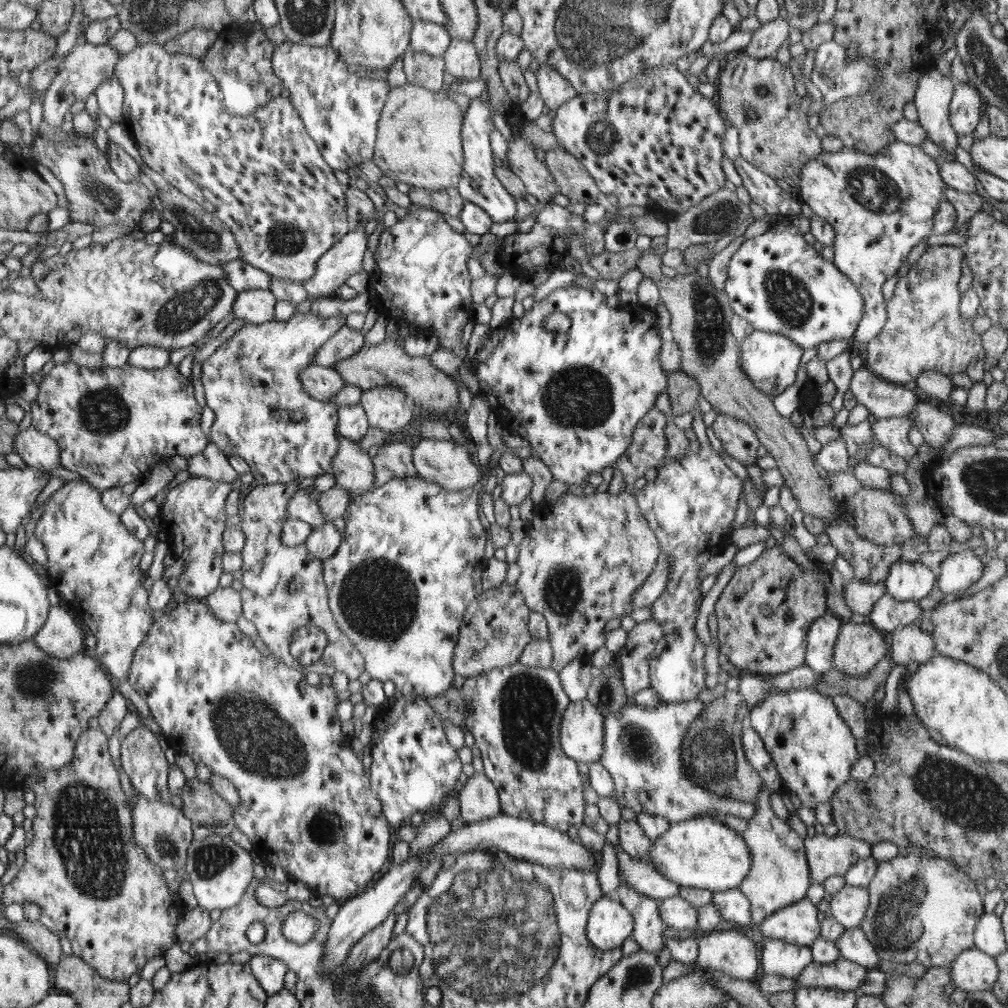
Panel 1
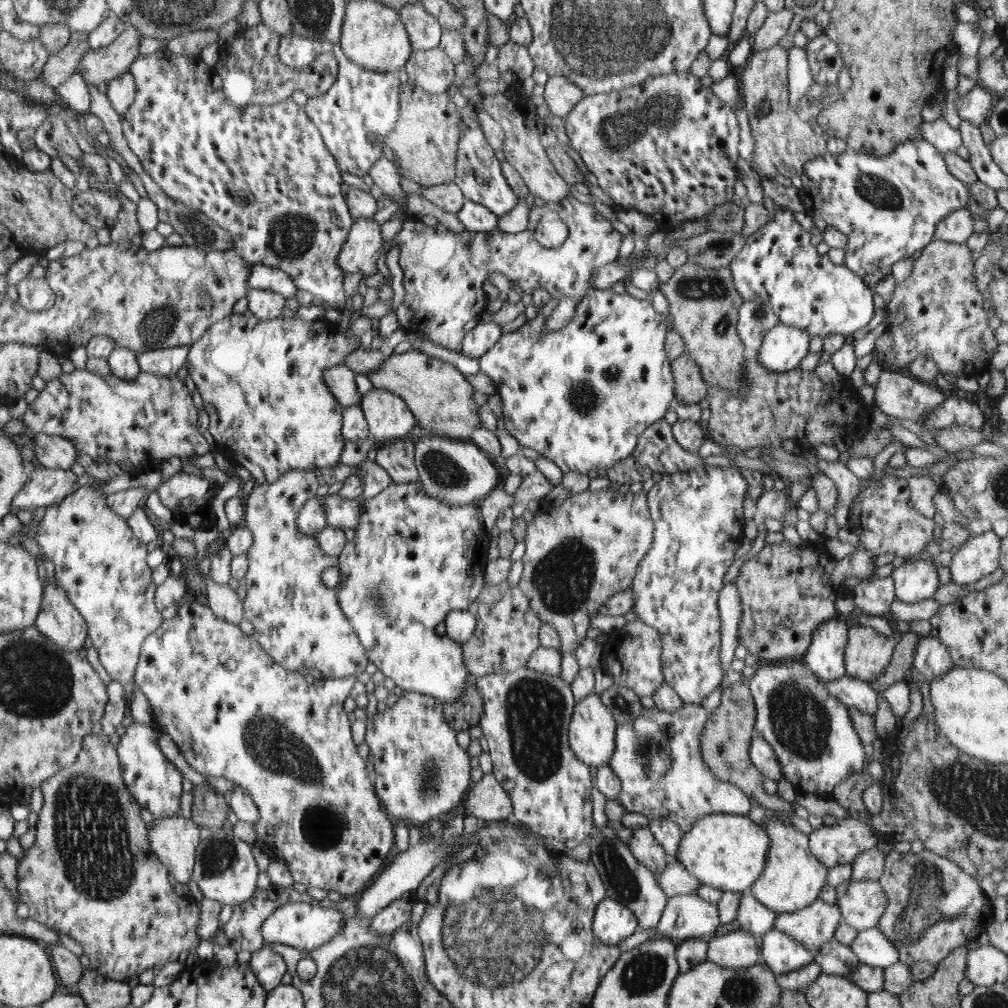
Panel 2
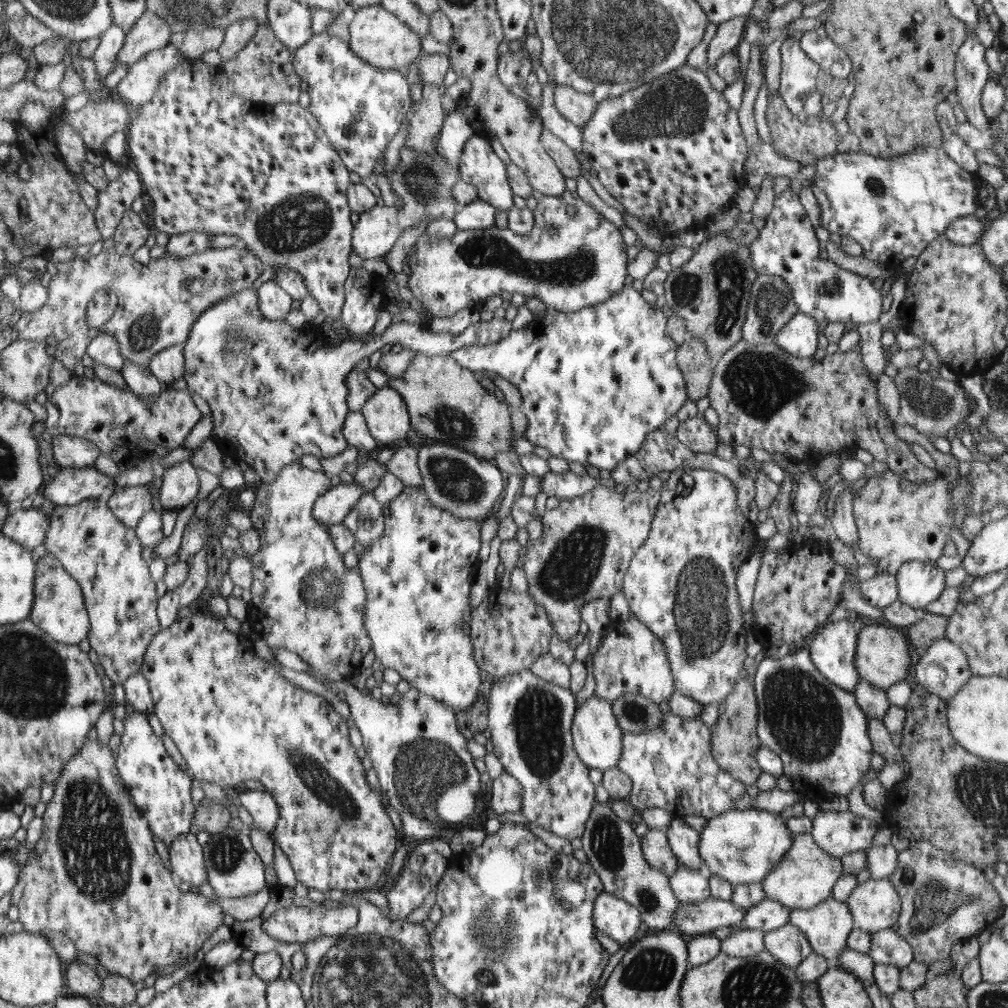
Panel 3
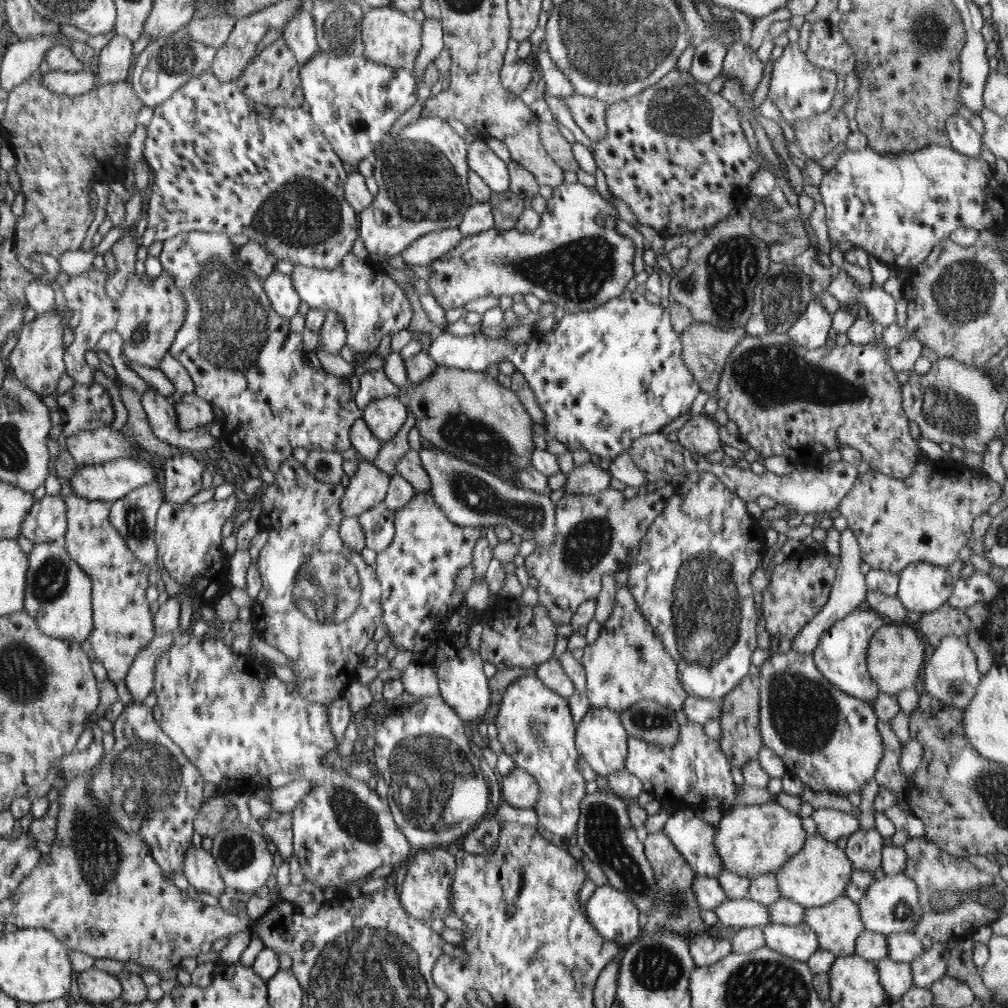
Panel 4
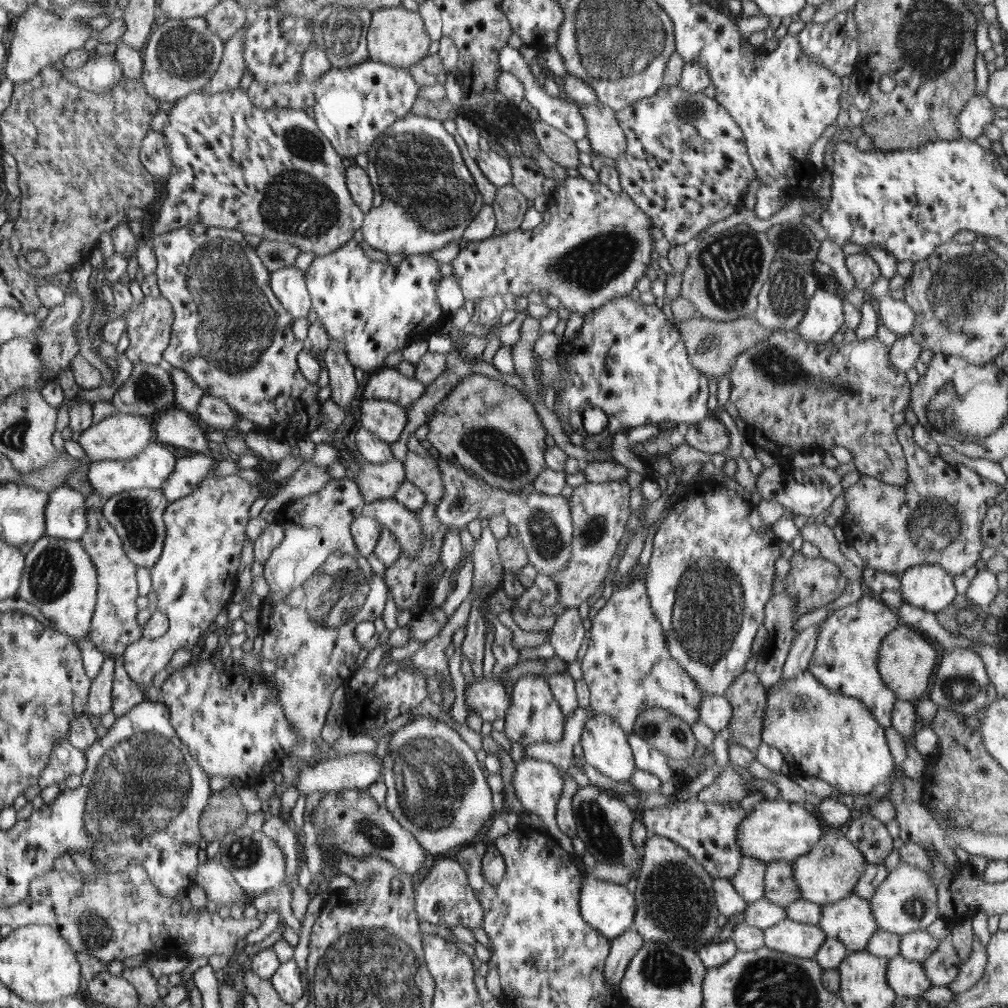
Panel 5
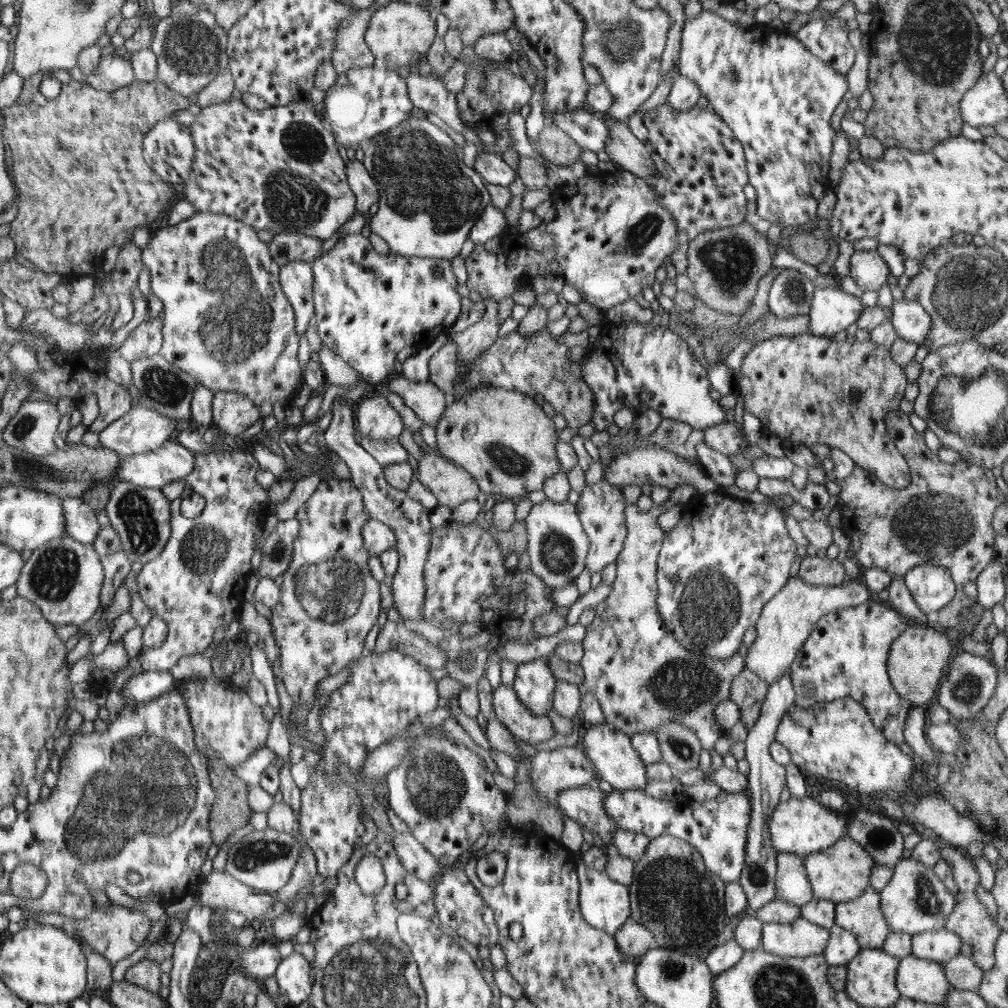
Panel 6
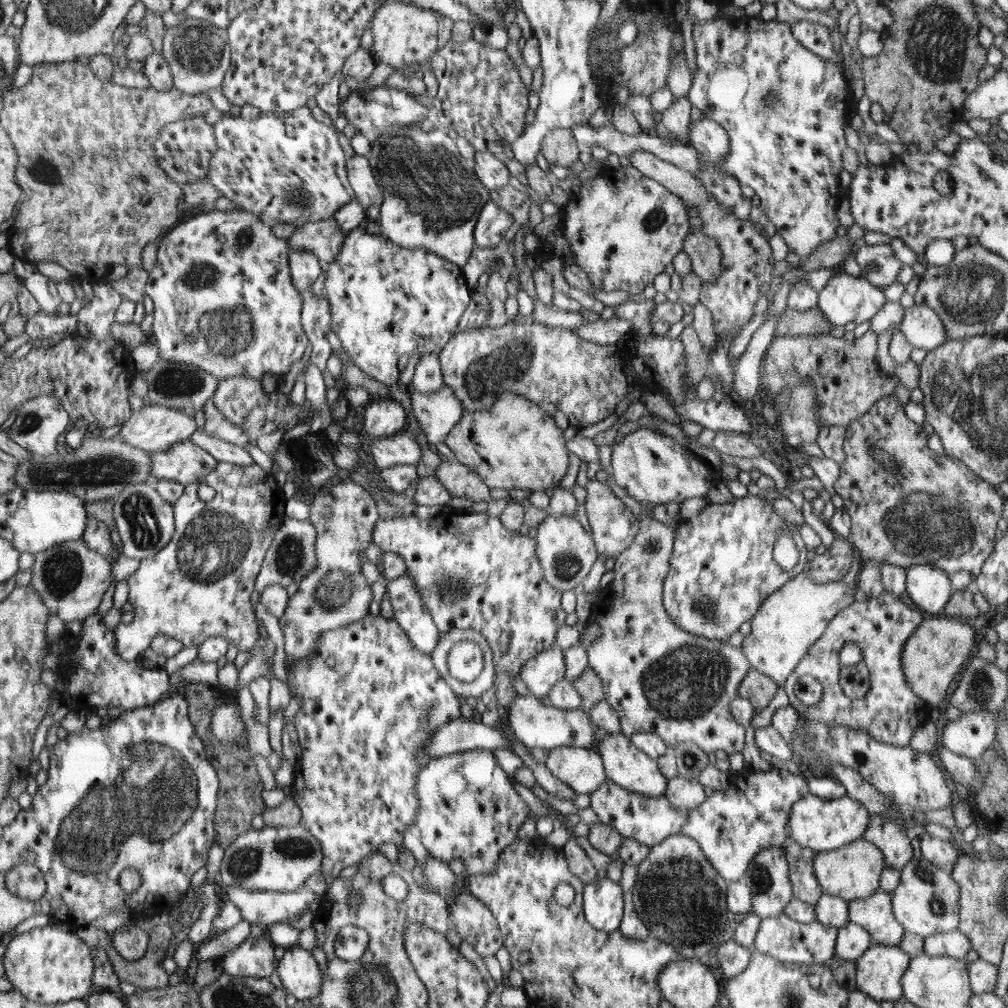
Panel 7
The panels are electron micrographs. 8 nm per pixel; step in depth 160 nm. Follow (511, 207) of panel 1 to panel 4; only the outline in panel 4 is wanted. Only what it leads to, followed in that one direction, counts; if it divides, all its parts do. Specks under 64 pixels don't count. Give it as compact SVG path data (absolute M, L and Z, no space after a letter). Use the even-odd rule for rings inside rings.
M476 139L468 146L468 164L484 179L492 193L508 192L508 184L511 184L508 168L492 150L488 150L484 140Z

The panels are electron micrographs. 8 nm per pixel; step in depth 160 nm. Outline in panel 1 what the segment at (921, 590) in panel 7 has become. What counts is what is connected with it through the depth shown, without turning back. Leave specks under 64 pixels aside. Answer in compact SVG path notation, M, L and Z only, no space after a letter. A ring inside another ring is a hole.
M898 562L890 568L885 581L886 594L898 602L920 601L936 586L934 572L920 562Z

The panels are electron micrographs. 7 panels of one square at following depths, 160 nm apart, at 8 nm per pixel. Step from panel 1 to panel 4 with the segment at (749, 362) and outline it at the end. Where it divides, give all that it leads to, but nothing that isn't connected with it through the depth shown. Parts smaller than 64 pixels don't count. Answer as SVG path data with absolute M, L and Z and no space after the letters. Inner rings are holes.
M812 300L808 303L805 313L800 315L786 333L806 350L816 350L826 344L832 321L832 315L822 303Z

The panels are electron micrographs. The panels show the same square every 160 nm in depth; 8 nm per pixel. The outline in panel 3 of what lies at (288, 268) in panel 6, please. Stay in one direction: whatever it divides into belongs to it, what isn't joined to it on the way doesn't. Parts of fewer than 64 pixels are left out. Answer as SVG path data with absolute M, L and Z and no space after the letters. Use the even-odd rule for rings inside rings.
M275 280L263 282L257 289L259 309L267 319L284 320L291 311L293 298Z

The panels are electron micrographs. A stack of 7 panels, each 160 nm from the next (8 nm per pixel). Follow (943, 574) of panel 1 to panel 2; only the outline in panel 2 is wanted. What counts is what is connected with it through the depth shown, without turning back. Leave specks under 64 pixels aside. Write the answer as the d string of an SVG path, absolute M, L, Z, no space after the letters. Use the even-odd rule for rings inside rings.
M991 530L966 540L958 547L949 567L952 582L968 588L990 576L1000 567L1002 539Z

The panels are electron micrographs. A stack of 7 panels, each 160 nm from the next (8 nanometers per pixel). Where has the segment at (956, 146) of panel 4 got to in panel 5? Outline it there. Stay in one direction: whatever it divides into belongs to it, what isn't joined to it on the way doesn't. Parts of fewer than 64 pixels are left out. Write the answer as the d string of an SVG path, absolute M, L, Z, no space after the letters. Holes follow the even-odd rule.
M986 94L984 96L974 95L958 116L956 126L962 138L975 141L983 134L986 124L993 124L995 117L1003 114L1001 108L996 108L988 102Z

